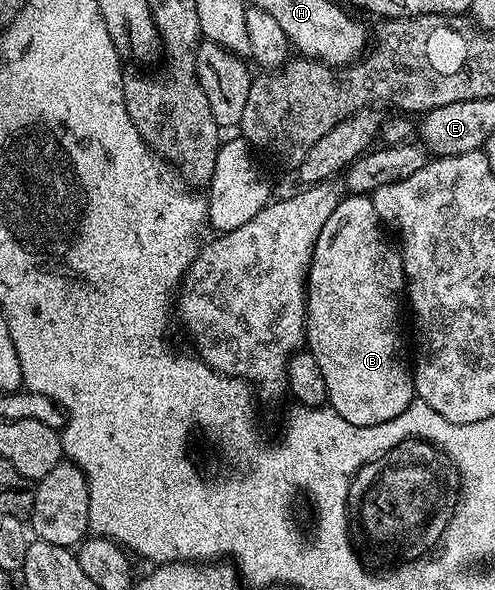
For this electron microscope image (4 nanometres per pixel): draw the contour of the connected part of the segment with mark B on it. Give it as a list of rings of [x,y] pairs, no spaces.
[[[350,194],[338,201],[336,210],[324,222],[324,230],[316,238],[314,253],[310,259],[310,269],[306,275],[306,342],[305,347],[316,358],[316,366],[320,366],[320,374],[324,374],[324,386],[329,407],[333,408],[344,422],[352,422],[352,426],[376,426],[396,418],[396,414],[404,414],[404,410],[416,399],[414,377],[408,367],[408,360],[402,357],[402,344],[398,341],[398,296],[403,295],[406,275],[402,265],[402,253],[386,241],[387,233],[380,223],[373,199],[366,194]]]

